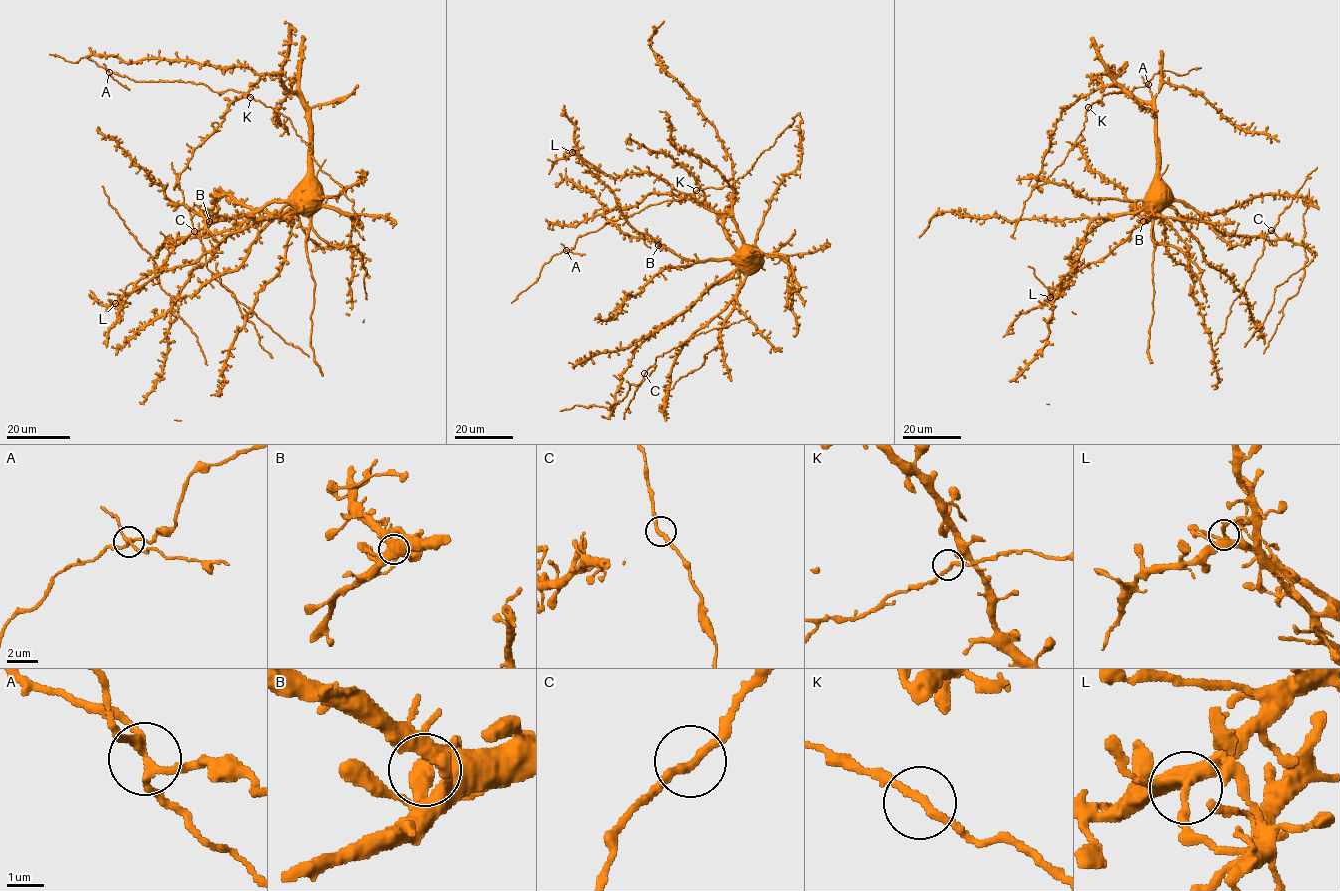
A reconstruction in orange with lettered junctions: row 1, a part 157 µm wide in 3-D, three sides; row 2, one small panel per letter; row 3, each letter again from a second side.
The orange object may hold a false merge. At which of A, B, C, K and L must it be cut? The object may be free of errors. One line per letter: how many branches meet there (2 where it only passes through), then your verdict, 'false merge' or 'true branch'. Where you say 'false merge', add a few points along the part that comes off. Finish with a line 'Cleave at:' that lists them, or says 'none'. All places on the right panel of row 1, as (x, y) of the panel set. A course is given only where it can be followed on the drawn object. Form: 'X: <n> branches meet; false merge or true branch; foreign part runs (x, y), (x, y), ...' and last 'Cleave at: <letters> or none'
A: 4 branches meet; false merge; foreign part runs (1148, 84), (1152, 100)
B: 4 branches meet; true branch
C: 2 branches meet; true branch
K: 2 branches meet; true branch
L: 3 branches meet; true branch
Cleave at: A

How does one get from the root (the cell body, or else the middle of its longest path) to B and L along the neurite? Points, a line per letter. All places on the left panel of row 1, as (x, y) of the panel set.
B: (306, 191), (285, 200), (268, 202), (254, 211), (209, 221)
L: (306, 191), (268, 202), (254, 211), (216, 218), (193, 231), (161, 266), (146, 274), (115, 303)

